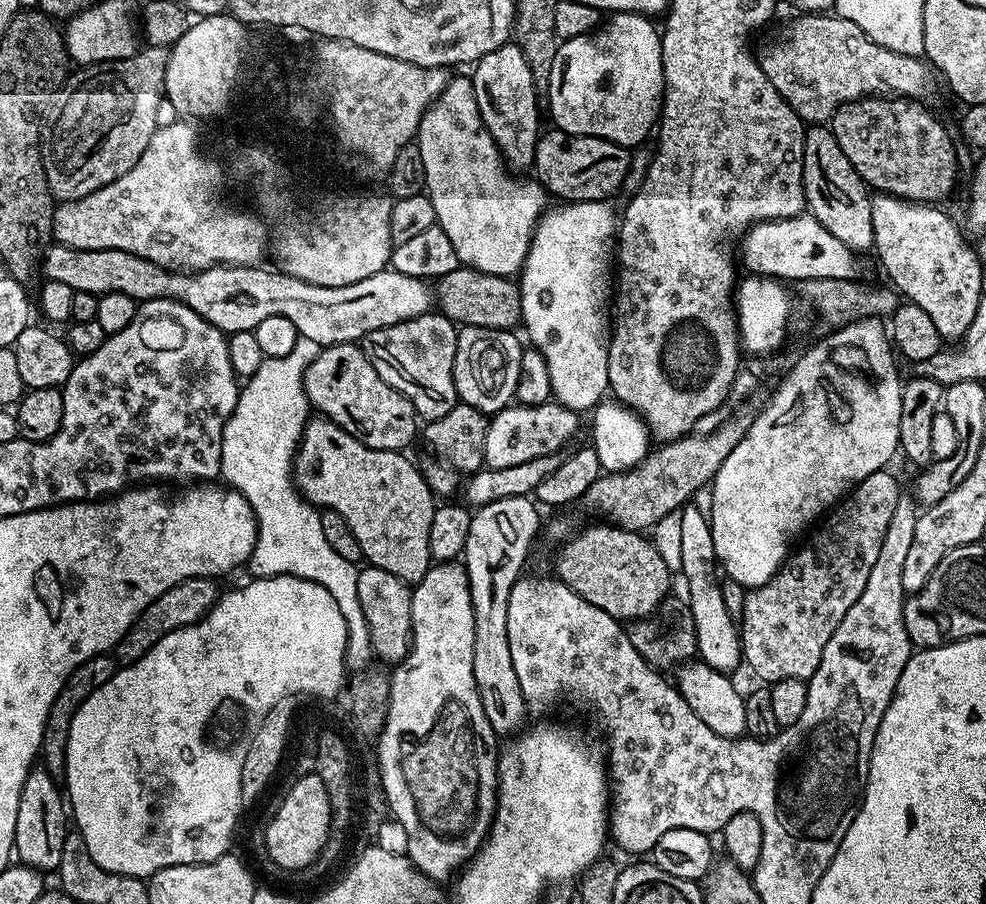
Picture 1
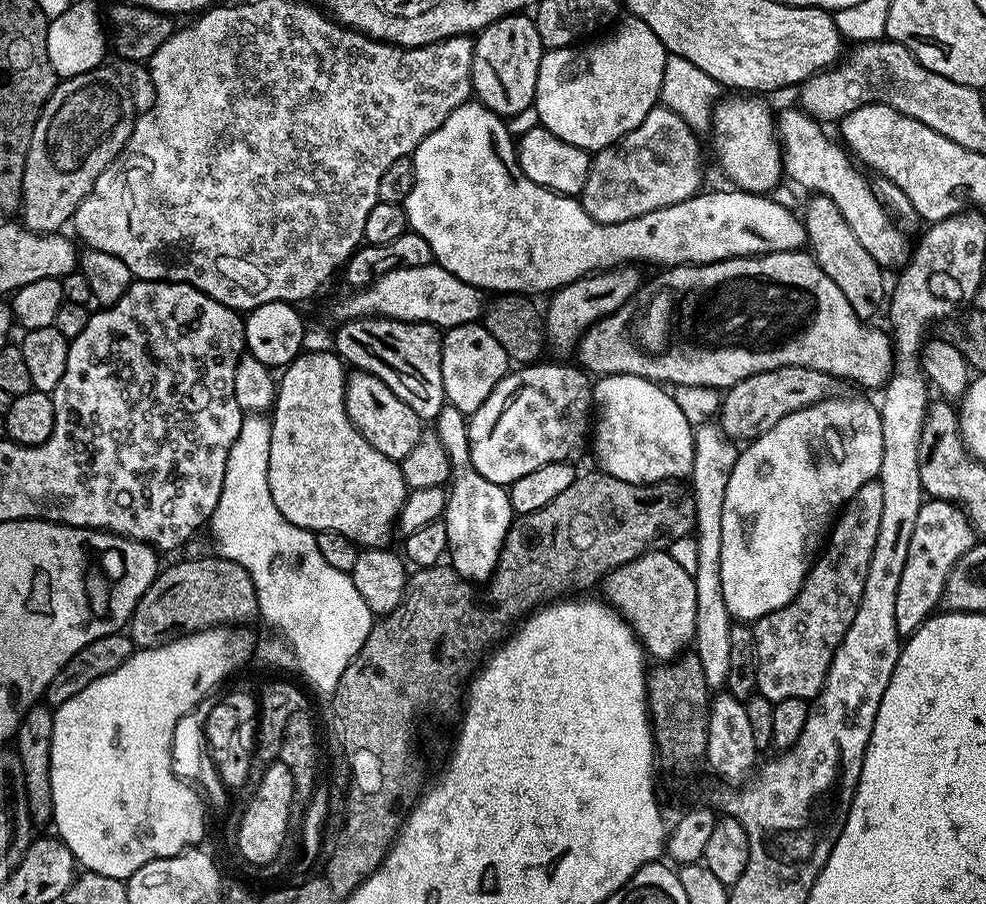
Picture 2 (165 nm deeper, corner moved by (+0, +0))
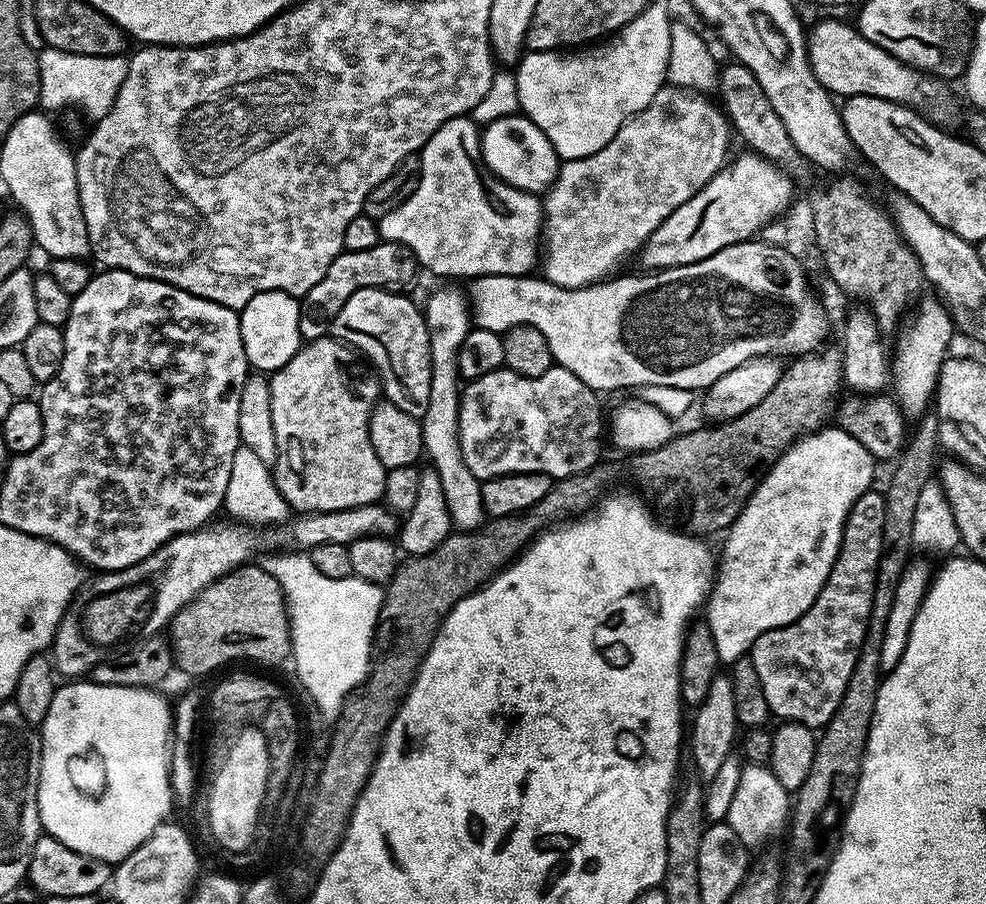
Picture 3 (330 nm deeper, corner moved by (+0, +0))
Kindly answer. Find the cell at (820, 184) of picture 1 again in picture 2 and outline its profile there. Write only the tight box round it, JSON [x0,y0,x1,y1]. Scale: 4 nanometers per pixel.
[802,195,886,322]

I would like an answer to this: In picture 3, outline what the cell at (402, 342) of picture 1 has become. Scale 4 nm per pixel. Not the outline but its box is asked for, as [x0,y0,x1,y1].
[331,288,430,418]

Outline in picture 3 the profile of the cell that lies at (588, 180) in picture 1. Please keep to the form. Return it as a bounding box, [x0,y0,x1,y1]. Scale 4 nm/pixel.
[480,115,561,194]

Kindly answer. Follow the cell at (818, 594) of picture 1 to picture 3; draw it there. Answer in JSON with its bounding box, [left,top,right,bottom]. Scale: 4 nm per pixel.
[750,491,886,730]

